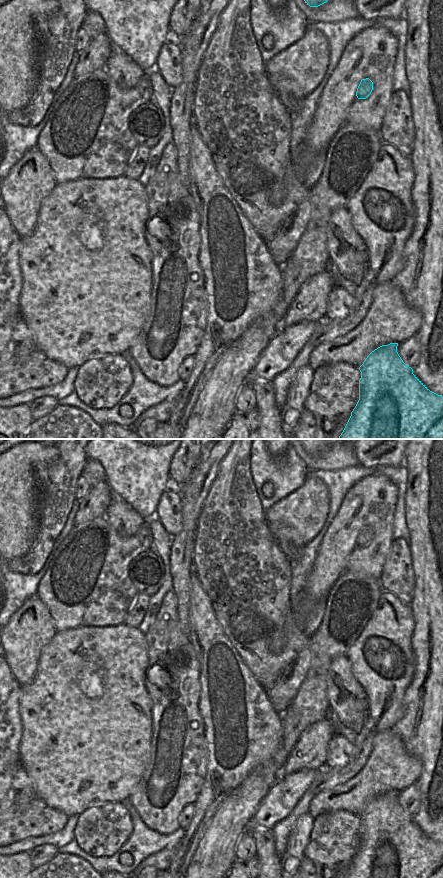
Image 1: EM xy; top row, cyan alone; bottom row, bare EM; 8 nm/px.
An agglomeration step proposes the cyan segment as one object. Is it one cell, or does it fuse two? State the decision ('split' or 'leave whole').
leave whole

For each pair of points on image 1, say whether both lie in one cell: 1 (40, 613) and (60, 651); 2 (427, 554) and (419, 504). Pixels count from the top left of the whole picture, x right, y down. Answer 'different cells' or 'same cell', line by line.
1: different cells
2: same cell

